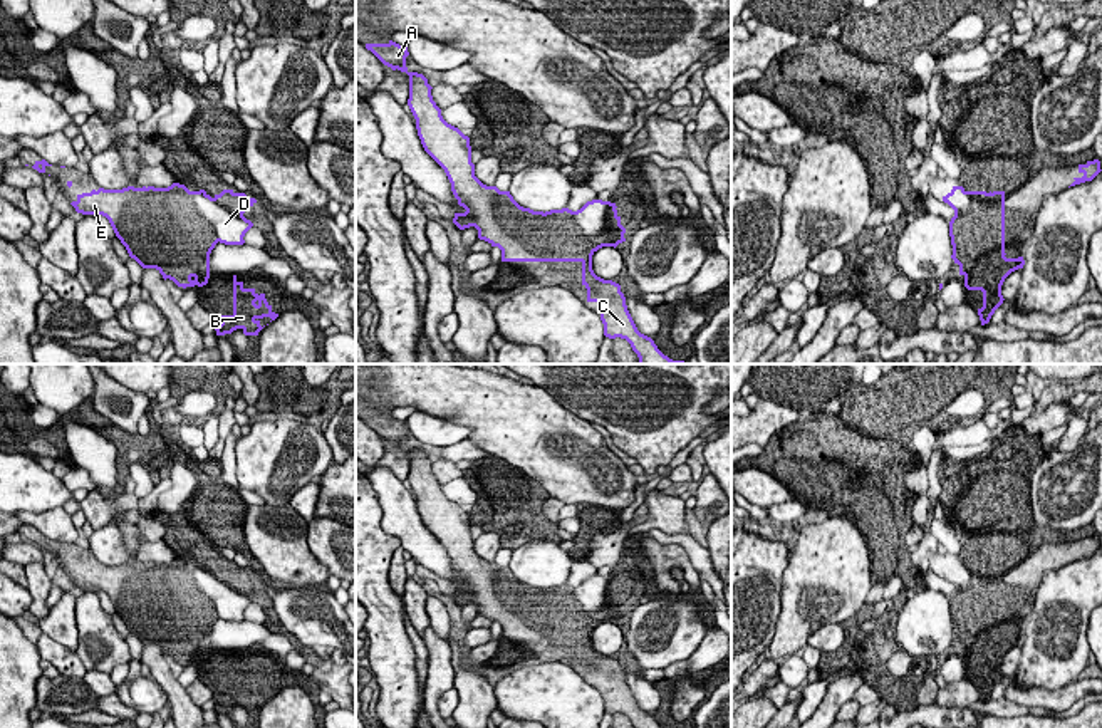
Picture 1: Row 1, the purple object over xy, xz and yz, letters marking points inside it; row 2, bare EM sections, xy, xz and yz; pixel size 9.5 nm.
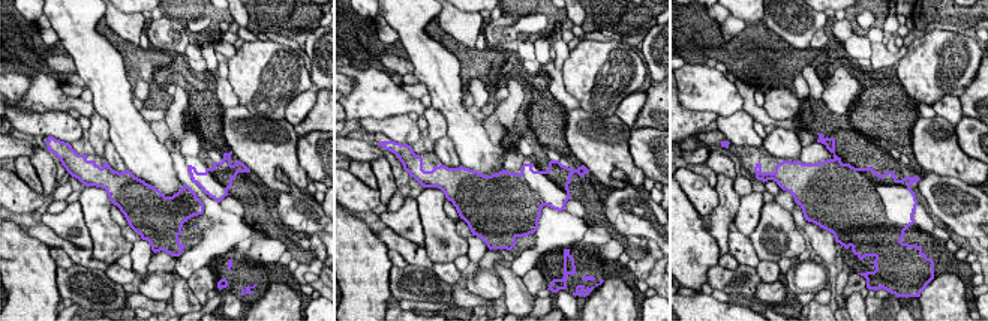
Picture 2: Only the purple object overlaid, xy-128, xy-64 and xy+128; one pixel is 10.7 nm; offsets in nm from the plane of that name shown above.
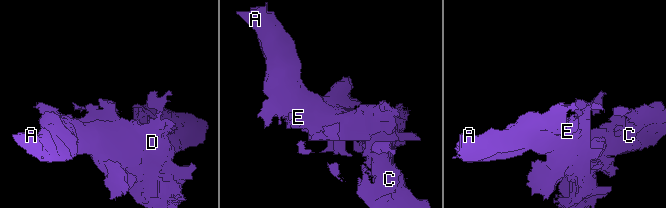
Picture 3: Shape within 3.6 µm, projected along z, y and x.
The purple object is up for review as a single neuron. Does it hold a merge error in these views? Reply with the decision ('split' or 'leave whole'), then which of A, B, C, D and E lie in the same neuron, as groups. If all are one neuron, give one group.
split; A B C E / D

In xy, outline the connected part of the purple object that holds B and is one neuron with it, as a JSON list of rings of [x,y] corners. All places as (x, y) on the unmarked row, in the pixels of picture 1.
[[[233,651],[233,689],[218,693],[221,699],[215,701],[216,711],[231,710],[237,705],[242,705],[245,711],[258,711],[263,693],[275,696],[278,689],[272,686],[265,669],[258,671],[255,664],[245,664],[243,658]]]

